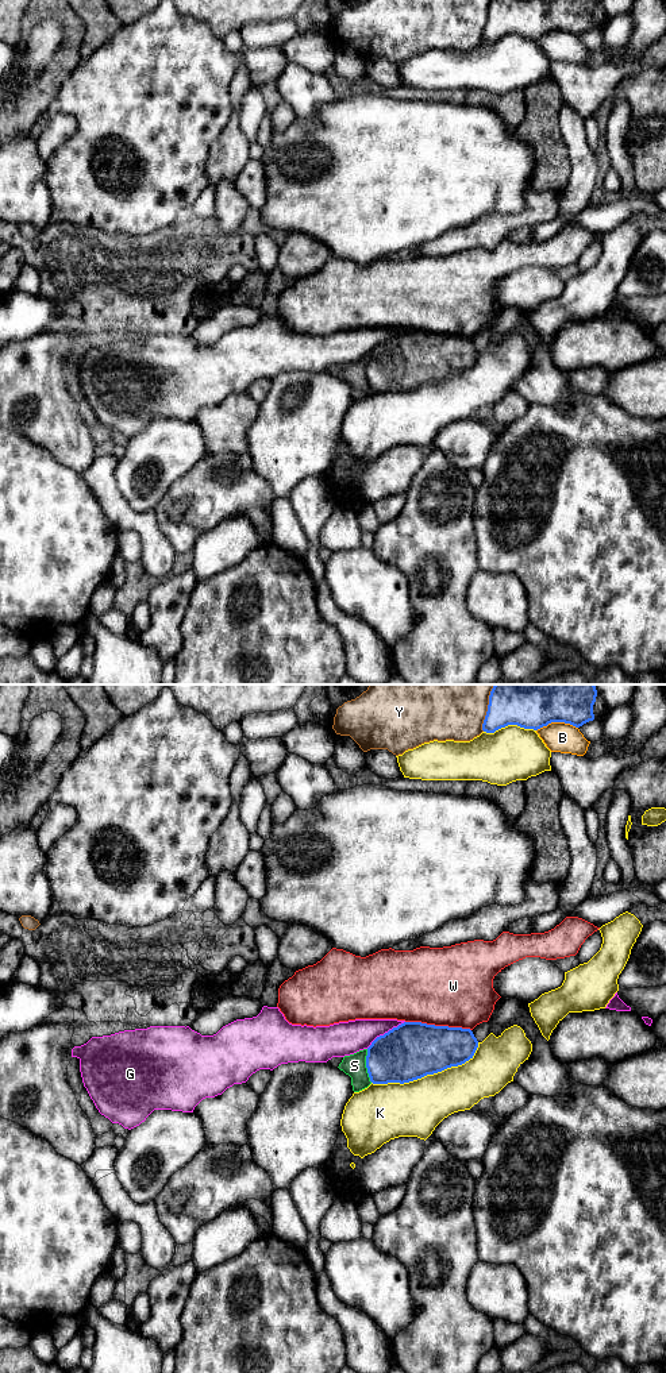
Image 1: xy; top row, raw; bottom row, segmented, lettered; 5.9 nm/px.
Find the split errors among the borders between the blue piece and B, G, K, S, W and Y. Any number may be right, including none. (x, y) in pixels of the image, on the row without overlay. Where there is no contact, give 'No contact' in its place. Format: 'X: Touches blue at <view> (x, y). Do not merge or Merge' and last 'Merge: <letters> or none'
B: Touches blue at xy (557, 30). Do not merge
G: Touches blue at xy (385, 342). Do not merge
K: Touches blue at xy (428, 382). Do not merge
S: Touches blue at xy (366, 374). Do not merge
W: Touches blue at xy (438, 335). Do not merge
Y: Touches blue at xy (487, 20). Do not merge
Merge: none

